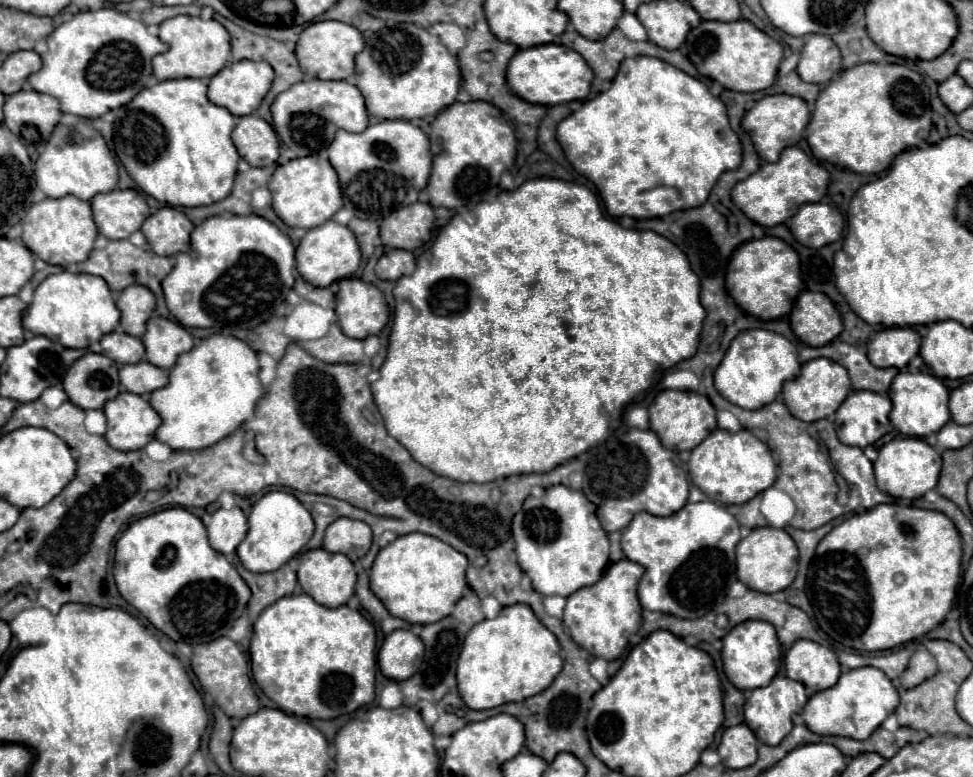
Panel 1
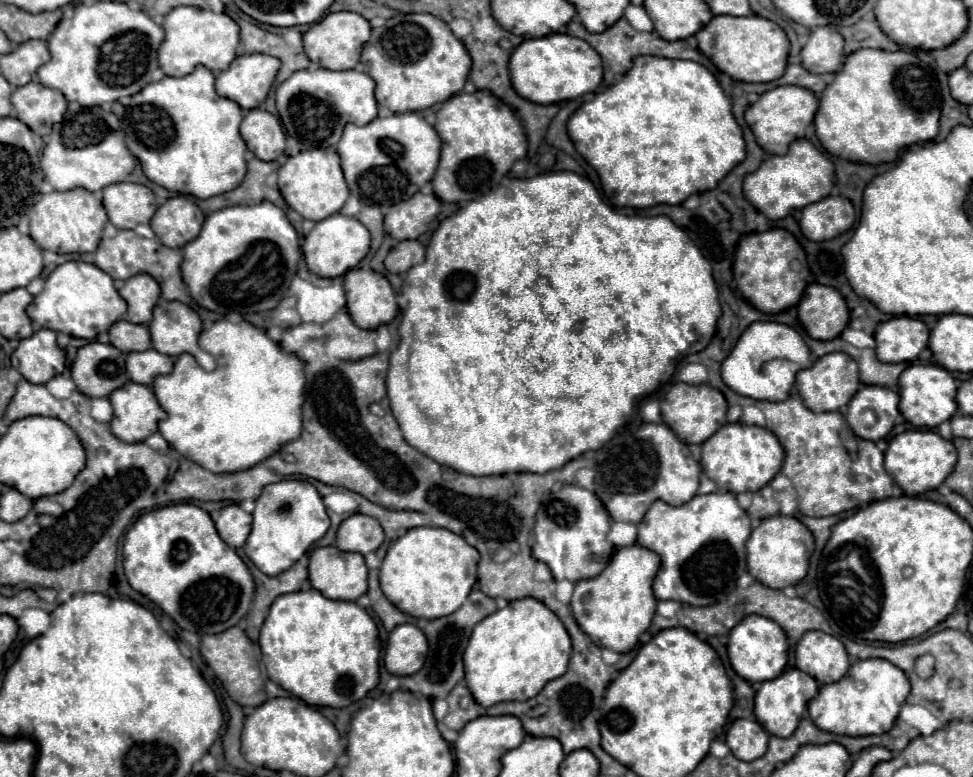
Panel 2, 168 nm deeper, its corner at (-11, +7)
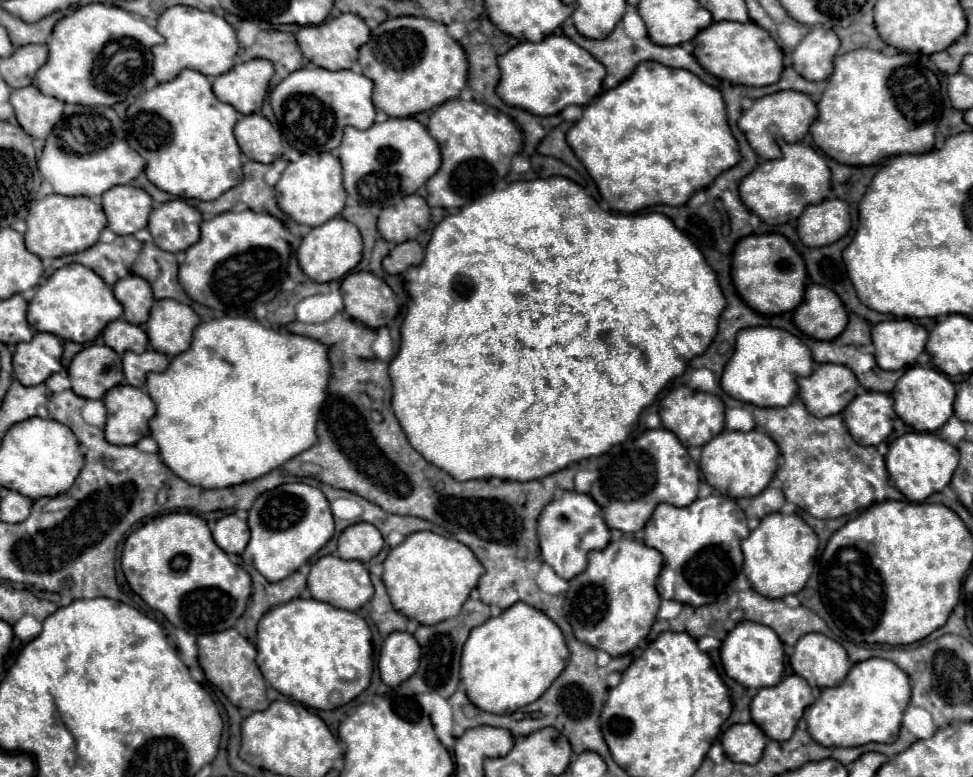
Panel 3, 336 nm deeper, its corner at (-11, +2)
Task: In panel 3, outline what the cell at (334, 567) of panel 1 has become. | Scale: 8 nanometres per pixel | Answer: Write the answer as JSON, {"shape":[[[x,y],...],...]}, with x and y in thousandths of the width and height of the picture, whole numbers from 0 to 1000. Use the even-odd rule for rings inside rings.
{"shape":[[[333,714],[321,727],[321,732],[317,737],[317,758],[325,773],[333,773],[347,784],[358,784],[358,786],[370,784],[374,776],[380,773],[380,768],[384,763],[384,755],[380,750],[380,740],[378,740],[378,732],[374,730],[374,725],[372,722],[354,722],[347,714]]]}

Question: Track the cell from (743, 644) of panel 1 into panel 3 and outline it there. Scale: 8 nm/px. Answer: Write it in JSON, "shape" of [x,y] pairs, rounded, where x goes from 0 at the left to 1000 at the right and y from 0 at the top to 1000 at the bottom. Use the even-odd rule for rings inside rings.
{"shape":[[[761,799],[748,820],[742,825],[740,833],[742,843],[742,856],[748,871],[758,876],[765,884],[789,884],[789,882],[800,882],[804,874],[806,864],[806,830],[798,812],[789,804],[773,802],[773,799]]]}

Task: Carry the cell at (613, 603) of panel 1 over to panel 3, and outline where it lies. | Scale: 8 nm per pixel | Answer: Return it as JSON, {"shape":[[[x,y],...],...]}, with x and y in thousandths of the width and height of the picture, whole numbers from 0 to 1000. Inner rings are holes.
{"shape":[[[643,691],[629,696],[621,709],[604,712],[604,730],[586,748],[580,776],[590,817],[610,835],[621,835],[629,846],[650,840],[668,815],[674,797],[680,773],[674,761],[674,745],[680,727],[682,717],[674,707]]]}

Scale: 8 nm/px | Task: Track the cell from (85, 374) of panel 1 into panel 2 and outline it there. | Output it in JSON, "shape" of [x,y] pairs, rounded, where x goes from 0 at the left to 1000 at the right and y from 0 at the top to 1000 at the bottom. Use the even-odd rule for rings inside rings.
{"shape":[[[90,440],[80,450],[72,474],[78,499],[92,512],[113,510],[113,505],[132,492],[127,461],[129,458],[115,443]]]}

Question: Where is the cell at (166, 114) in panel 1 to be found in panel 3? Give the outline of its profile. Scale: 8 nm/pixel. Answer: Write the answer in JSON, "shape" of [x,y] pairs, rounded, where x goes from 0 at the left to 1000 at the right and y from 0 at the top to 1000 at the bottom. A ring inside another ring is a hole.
{"shape":[[[191,89],[132,138],[129,181],[150,205],[150,225],[162,243],[187,256],[220,259],[249,233],[249,194],[238,171],[245,156],[240,145],[238,135],[222,127],[212,97]]]}

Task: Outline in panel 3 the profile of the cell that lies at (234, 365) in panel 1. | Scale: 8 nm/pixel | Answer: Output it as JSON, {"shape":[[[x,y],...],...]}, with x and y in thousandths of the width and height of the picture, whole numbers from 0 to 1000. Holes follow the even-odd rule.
{"shape":[[[228,408],[228,411],[220,411],[216,416],[206,416],[201,421],[201,429],[199,429],[199,436],[197,436],[197,444],[193,452],[181,457],[169,480],[152,480],[150,498],[152,498],[156,516],[160,519],[160,537],[156,537],[156,542],[154,542],[154,560],[160,565],[162,575],[164,575],[164,588],[169,591],[169,596],[185,616],[193,619],[195,624],[206,624],[210,629],[247,624],[247,622],[253,622],[253,619],[259,619],[259,616],[273,611],[275,606],[280,606],[280,604],[288,601],[290,596],[294,596],[296,591],[300,591],[302,586],[325,573],[323,550],[325,550],[325,537],[329,532],[329,521],[333,519],[337,485],[339,485],[339,467],[337,467],[335,444],[331,444],[323,436],[300,431],[300,429],[290,426],[290,423],[273,423],[263,411]]]}

